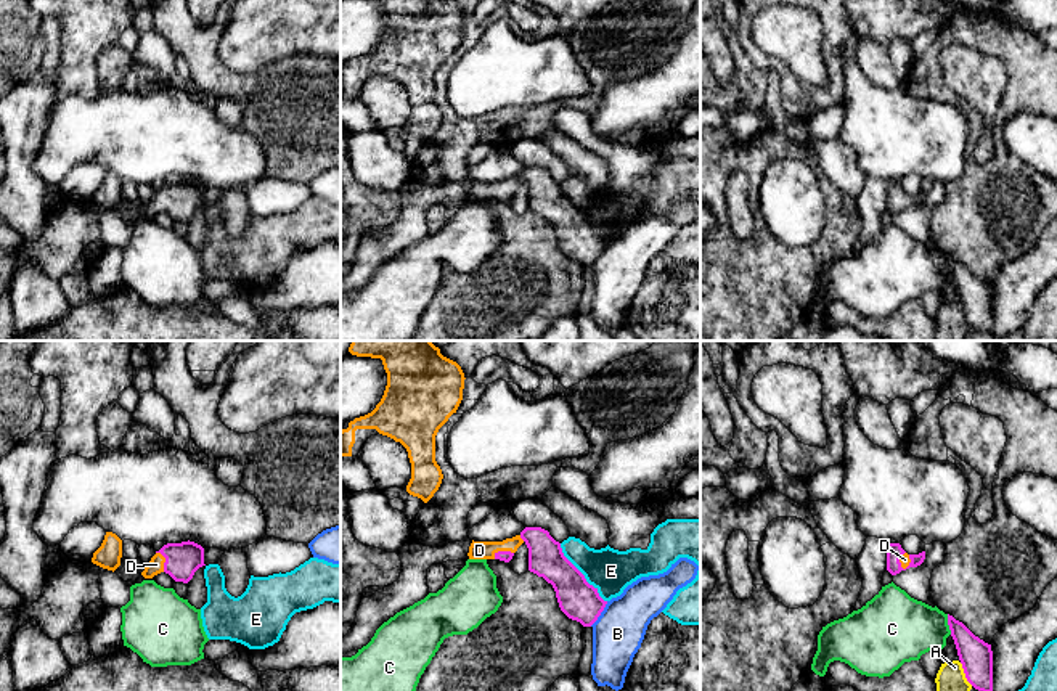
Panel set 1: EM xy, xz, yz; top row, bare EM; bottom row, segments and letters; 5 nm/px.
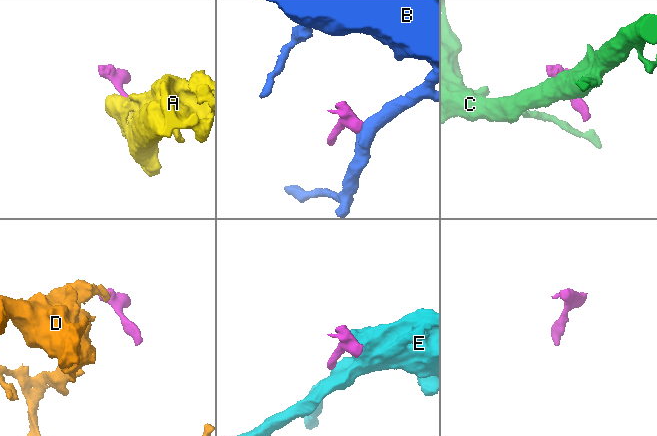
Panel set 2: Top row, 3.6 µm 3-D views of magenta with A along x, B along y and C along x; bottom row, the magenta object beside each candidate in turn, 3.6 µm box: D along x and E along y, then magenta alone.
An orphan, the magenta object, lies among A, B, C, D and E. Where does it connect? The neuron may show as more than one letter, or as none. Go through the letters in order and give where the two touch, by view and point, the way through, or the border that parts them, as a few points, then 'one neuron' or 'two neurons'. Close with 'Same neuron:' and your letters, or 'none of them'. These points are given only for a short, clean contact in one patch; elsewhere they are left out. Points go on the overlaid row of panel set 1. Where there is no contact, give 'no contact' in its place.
A: yz (964, 672) | along yz (959, 662), (964, 677), (972, 685) | two neurons
B: xz (599, 614) | along xz (608, 601), (601, 614), (590, 625) | two neurons
C: yz (948, 624) | along yz (946, 614), (951, 633) | two neurons
D: xz (501, 551) | across xz (506, 556), (501, 551), (479, 550) | one neuron
E: xz (580, 572) | two neurons
Same neuron: D

